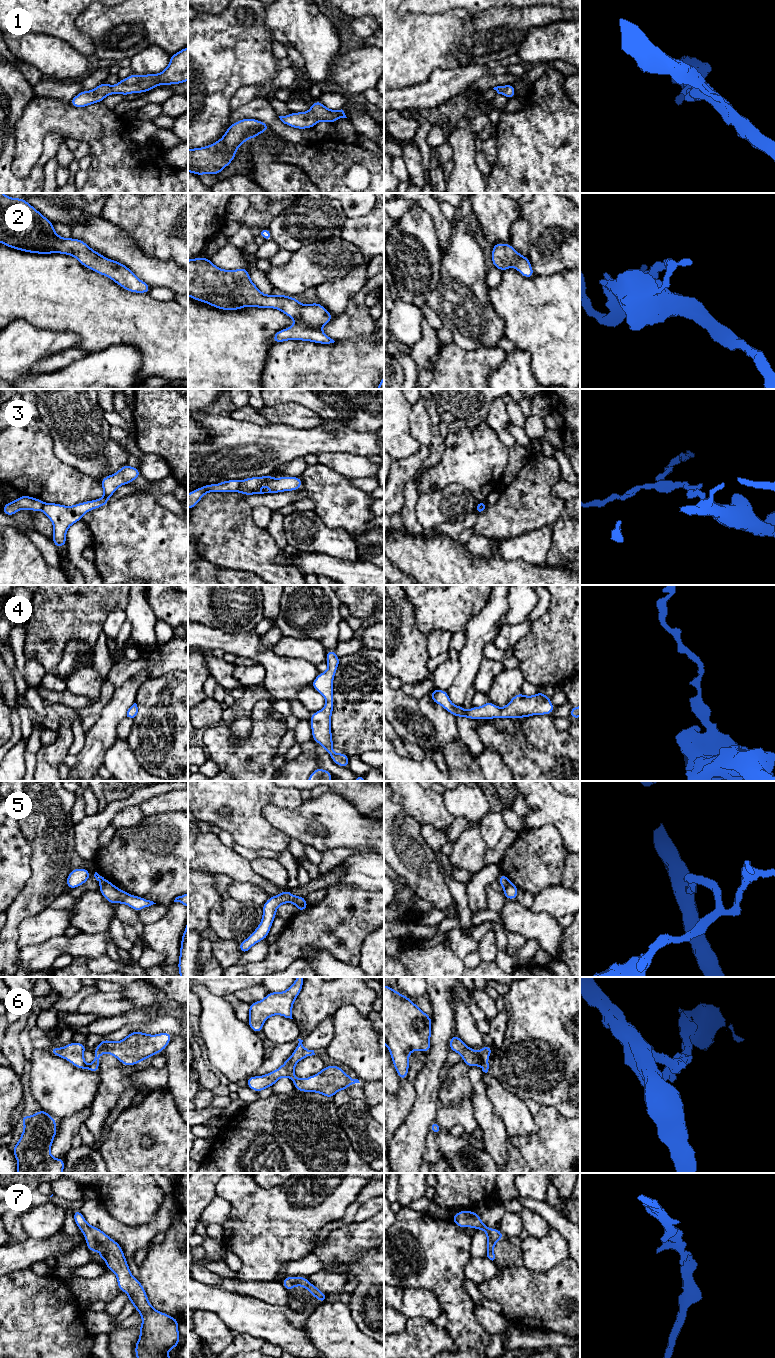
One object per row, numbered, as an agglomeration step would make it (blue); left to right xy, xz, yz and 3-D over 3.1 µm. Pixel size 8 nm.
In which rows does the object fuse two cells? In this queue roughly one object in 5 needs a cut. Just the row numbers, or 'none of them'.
3, 5

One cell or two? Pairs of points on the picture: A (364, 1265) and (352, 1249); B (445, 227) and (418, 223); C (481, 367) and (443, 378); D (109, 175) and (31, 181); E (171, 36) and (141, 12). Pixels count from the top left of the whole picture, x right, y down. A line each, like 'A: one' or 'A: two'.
A: two
B: two
C: one
D: two
E: one

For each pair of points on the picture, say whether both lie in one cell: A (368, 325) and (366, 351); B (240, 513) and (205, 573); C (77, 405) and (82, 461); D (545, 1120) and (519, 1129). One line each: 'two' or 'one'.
A: two
B: two
C: one
D: two

